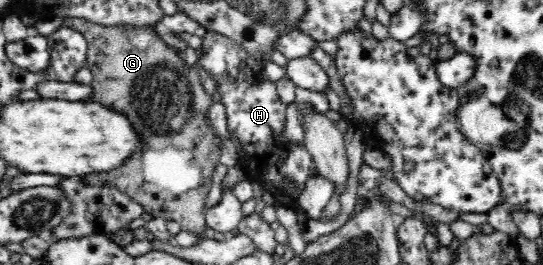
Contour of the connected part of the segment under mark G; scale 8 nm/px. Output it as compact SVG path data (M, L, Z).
M65 18L61 22L62 27L71 28L72 30L76 30L76 32L82 34L84 39L86 39L89 54L88 58L86 58L86 66L91 70L93 74L93 80L91 82L92 89L92 99L94 101L98 101L102 105L106 105L108 107L112 107L112 109L116 109L124 112L124 114L128 115L130 121L132 121L132 125L134 128L138 130L138 136L144 139L144 146L142 146L142 150L138 150L132 158L128 158L120 168L116 168L116 170L112 170L112 172L104 172L103 174L89 174L89 176L84 177L85 180L89 184L94 184L95 186L116 186L122 192L126 193L130 198L133 198L134 201L140 203L144 206L144 210L150 214L152 214L156 218L161 218L164 220L175 220L181 224L181 230L186 230L186 232L190 232L190 234L197 235L197 242L201 243L203 240L206 240L206 230L207 224L205 223L205 212L206 212L206 198L208 196L208 191L211 188L212 182L212 170L214 166L218 163L218 154L220 150L220 142L222 140L216 139L214 135L212 135L212 131L210 131L210 127L208 127L208 121L206 121L206 117L204 117L207 108L212 105L212 99L210 96L206 95L202 90L199 81L199 74L194 71L193 68L189 68L186 63L184 63L184 58L178 56L175 52L173 52L172 48L162 42L157 33L154 30L154 27L150 26L114 26L114 28L106 28L105 26L98 26L97 24L92 24L91 22L86 22L81 18Z

